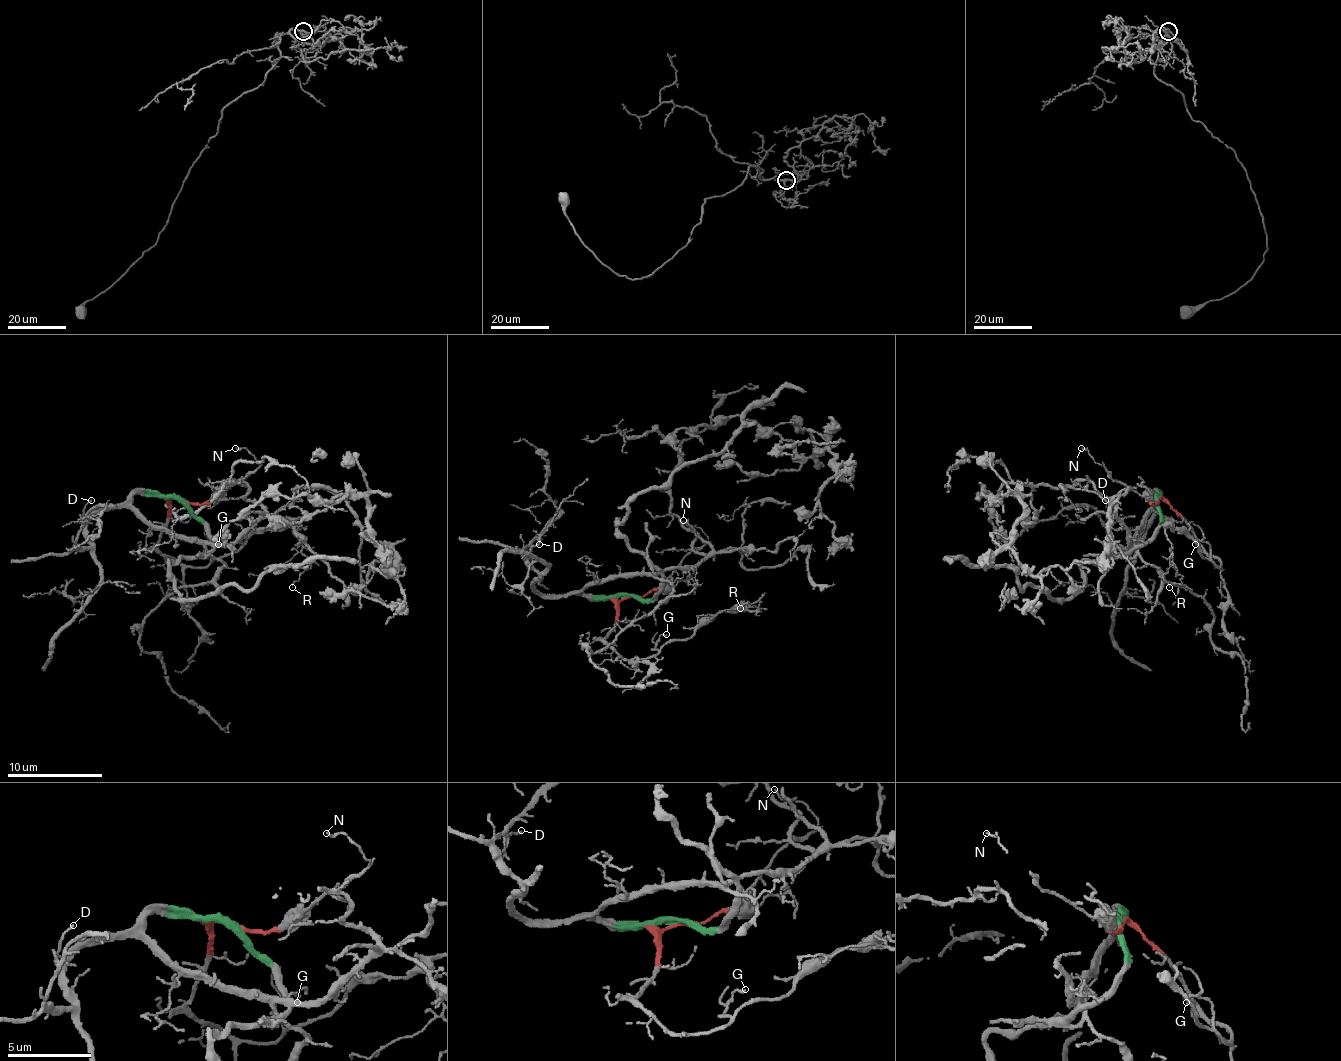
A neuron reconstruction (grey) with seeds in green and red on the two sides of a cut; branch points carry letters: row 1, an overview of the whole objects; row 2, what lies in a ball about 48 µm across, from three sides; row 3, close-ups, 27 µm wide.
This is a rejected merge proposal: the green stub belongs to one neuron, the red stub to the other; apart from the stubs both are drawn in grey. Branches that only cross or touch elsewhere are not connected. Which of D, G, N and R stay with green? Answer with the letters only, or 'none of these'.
D

